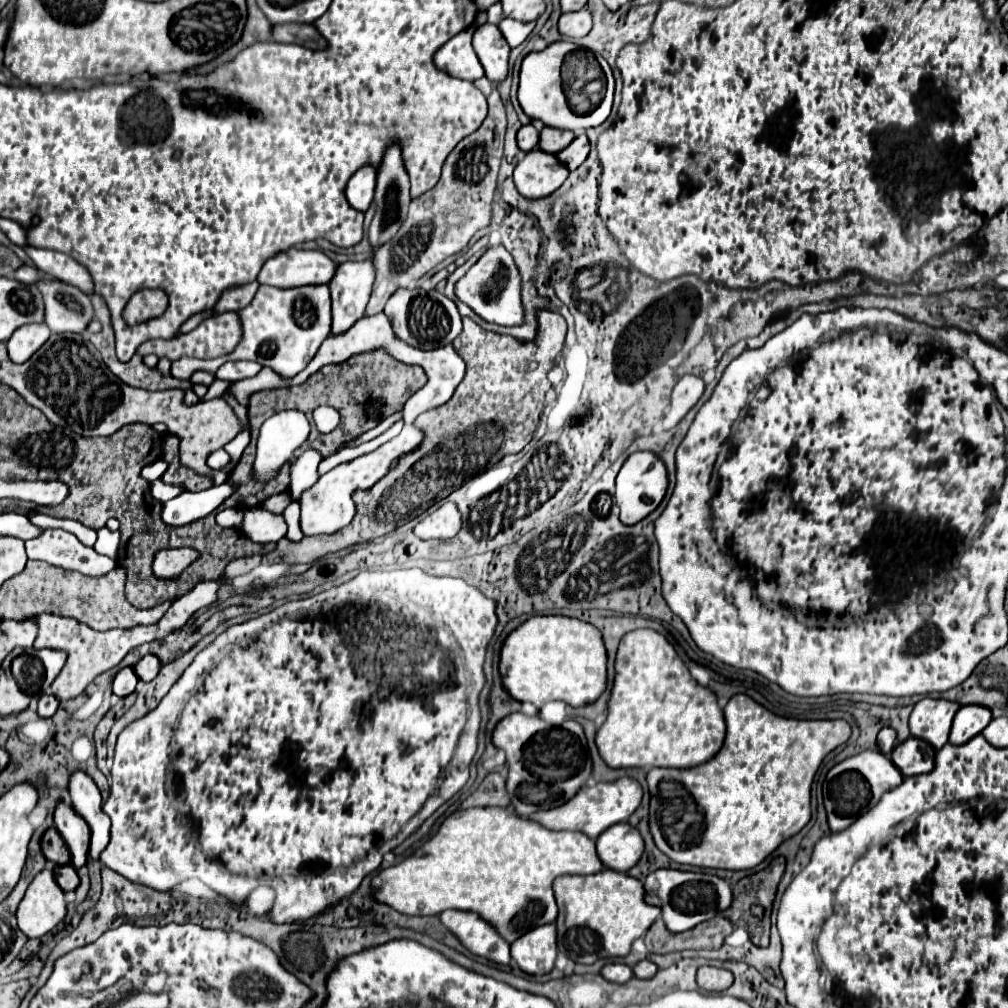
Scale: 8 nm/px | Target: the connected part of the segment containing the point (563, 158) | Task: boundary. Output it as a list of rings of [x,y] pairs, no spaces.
[[[579,135],[579,137],[573,139],[573,143],[571,143],[567,149],[563,149],[563,151],[557,155],[557,159],[559,159],[569,171],[575,171],[575,169],[587,159],[587,155],[589,155],[589,139],[587,139],[587,135]]]

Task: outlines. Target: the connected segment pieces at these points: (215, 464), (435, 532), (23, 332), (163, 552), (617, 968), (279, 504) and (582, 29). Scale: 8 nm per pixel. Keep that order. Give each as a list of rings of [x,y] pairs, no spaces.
[[[219,449],[219,451],[211,453],[211,457],[209,457],[209,467],[211,467],[211,469],[219,469],[221,465],[225,467],[225,465],[227,465],[227,461],[231,461],[229,453],[227,453],[225,449]]]
[[[445,503],[431,511],[415,525],[415,535],[421,539],[451,539],[459,533],[463,521],[455,503]]]
[[[45,323],[41,325],[23,325],[19,327],[11,339],[7,341],[7,349],[9,349],[9,357],[13,363],[23,363],[29,361],[29,357],[33,357],[33,353],[49,339],[51,331],[47,329]]]
[[[159,549],[159,553],[155,553],[153,575],[161,579],[169,579],[169,549]]]
[[[607,963],[601,969],[601,977],[605,977],[611,983],[627,983],[633,977],[633,971],[631,967],[621,965],[621,963]]]
[[[279,493],[275,497],[269,497],[263,503],[263,509],[271,511],[271,513],[283,513],[283,509],[285,509],[285,493]]]
[[[587,9],[563,13],[559,17],[559,33],[571,39],[585,37],[591,31],[591,13]]]

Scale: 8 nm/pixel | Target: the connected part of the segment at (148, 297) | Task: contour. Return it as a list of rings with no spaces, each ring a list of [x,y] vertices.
[[[143,289],[129,299],[123,317],[129,325],[133,325],[133,323],[141,323],[141,320],[157,318],[166,309],[167,295],[161,289]]]

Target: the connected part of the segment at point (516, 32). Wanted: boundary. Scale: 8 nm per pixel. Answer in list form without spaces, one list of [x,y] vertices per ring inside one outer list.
[[[503,19],[499,23],[499,31],[505,35],[505,41],[509,43],[509,47],[519,47],[535,29],[535,23],[519,23],[513,19]]]

